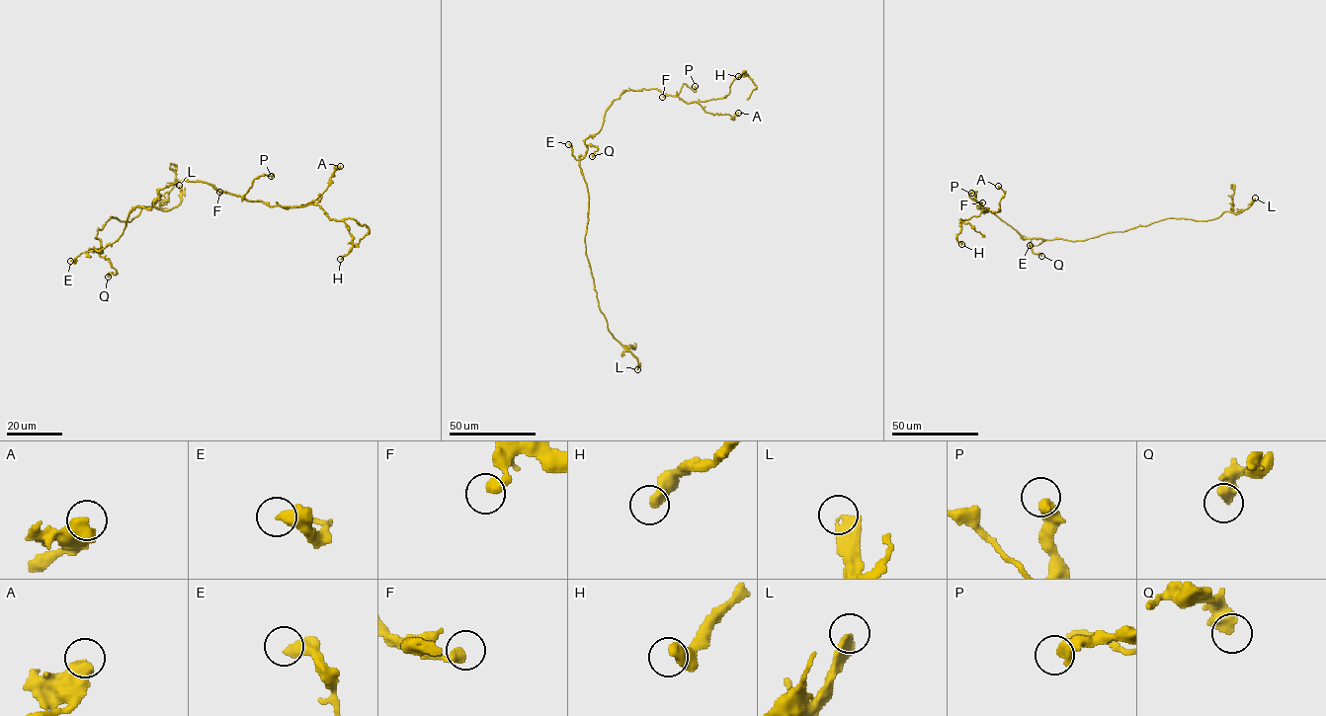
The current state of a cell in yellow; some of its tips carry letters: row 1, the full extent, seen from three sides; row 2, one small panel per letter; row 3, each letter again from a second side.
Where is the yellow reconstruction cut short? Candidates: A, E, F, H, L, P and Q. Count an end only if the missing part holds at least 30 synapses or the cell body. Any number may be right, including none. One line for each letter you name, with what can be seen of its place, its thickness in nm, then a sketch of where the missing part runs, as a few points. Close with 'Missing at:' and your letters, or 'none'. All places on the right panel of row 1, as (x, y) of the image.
L: Place: (1255, 198). Thickness 400 nm. Course of what is missing: (1255, 198), (1264, 184), (1264, 199), (1284, 220), (1289, 215)
Missing at: L

